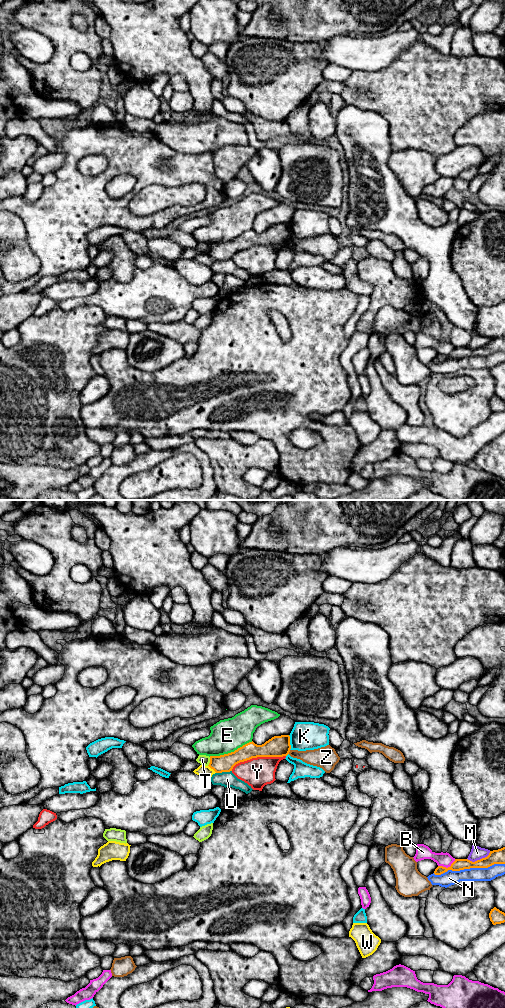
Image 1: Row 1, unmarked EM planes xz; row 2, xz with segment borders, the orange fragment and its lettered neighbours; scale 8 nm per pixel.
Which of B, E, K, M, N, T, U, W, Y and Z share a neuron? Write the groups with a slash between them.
B / E / K / M / N / T / U / W / Y / Z

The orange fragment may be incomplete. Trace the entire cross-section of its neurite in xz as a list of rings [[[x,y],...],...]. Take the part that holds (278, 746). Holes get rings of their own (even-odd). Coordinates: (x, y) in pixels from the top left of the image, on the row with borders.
[[[274,736],[262,745],[257,745],[253,741],[249,742],[234,752],[210,756],[209,767],[216,773],[230,772],[233,767],[252,758],[257,757],[283,757],[290,752],[290,736]]]

